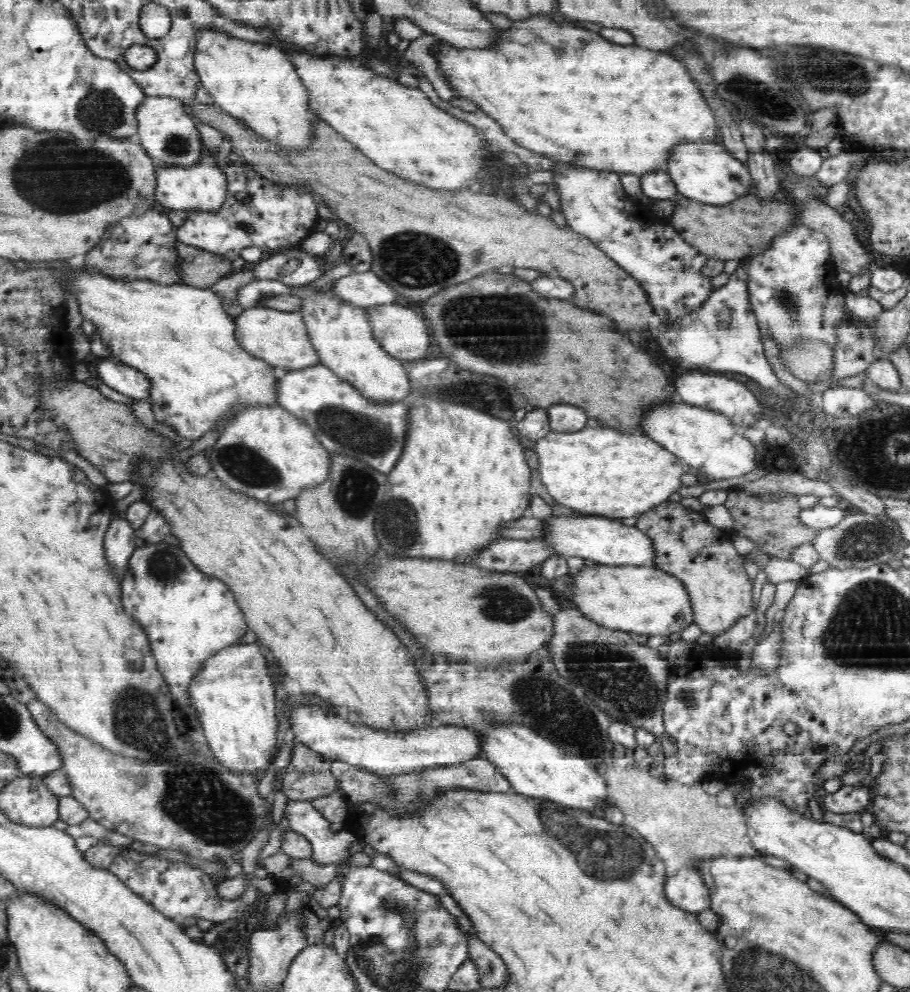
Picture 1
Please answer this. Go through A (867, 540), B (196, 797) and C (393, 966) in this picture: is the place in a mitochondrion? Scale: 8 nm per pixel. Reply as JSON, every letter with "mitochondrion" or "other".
{"A":"mitochondrion","B":"mitochondrion","C":"mitochondrion"}

